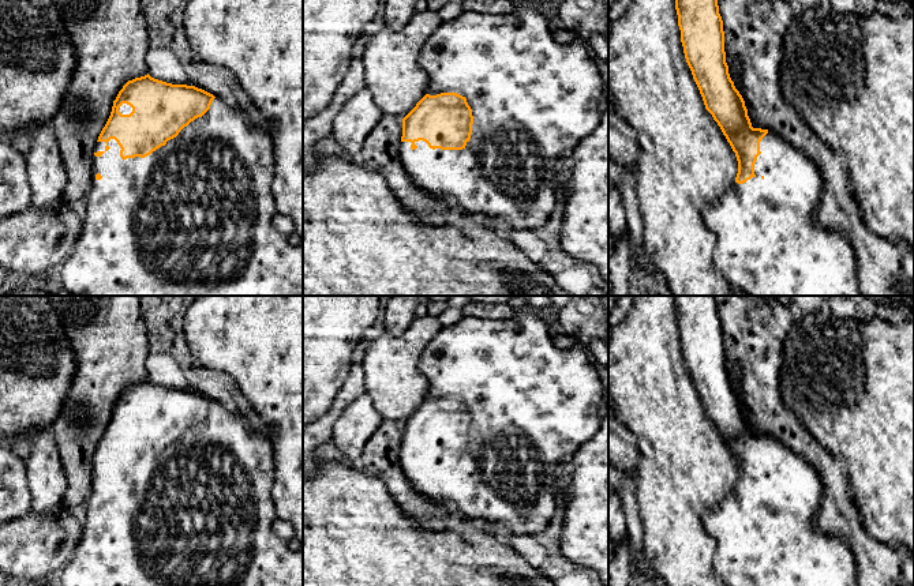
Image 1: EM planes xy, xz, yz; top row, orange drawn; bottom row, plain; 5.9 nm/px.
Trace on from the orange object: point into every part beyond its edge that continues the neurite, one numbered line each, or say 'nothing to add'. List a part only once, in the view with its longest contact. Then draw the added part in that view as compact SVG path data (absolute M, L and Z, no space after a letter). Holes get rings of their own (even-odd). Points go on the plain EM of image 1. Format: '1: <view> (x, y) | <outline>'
1: xy (201, 513) | M214 403L210 414L184 432L179 440L150 461L141 463L120 462L115 444L97 447L91 465L91 495L86 503L83 536L71 560L56 575L61 586L303 586L303 552L292 551L286 541L273 531L277 518L271 489L274 484L274 448L270 435L261 436L248 431L248 424L236 412Z

